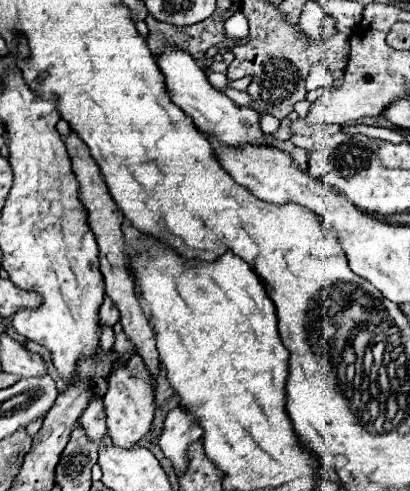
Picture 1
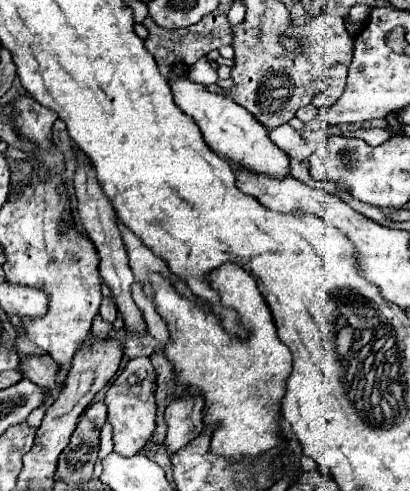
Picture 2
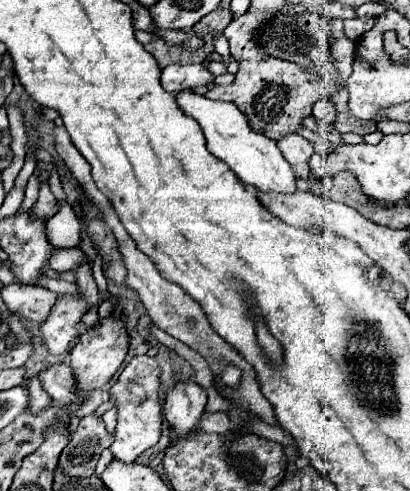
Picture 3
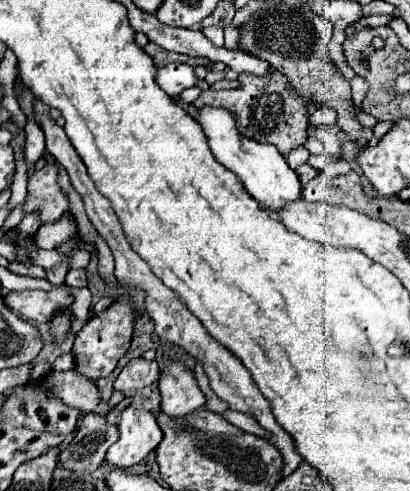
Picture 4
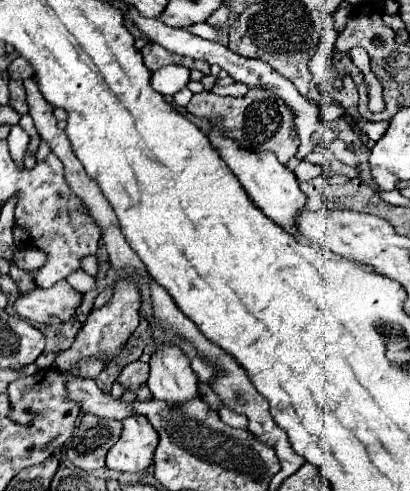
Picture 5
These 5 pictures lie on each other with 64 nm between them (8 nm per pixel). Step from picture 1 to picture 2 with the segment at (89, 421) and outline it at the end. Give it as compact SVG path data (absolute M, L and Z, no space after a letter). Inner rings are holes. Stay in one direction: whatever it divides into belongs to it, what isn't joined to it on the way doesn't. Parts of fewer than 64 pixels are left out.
M98 402L98 404L92 404L88 410L86 410L84 418L88 418L90 422L94 422L98 428L102 428L104 422L107 420L108 410L106 404L104 402ZM88 410L90 410L90 414L88 414ZM102 412L104 412L104 418L102 418Z

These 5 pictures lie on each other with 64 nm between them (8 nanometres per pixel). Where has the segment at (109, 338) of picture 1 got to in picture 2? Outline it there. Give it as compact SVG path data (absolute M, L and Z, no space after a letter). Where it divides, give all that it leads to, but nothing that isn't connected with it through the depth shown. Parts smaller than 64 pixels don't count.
M99 314L95 316L91 326L91 334L95 338L108 339L111 337L111 330L112 324L104 321Z

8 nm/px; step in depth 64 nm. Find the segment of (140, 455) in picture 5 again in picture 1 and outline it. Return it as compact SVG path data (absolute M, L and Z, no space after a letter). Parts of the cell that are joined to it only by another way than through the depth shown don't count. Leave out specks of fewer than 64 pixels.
M134 358L124 366L116 366L114 372L108 376L108 390L102 400L108 414L108 432L112 436L114 446L128 450L136 446L152 428L152 420L154 420L154 386L152 384L154 384L154 378L144 368L140 358Z

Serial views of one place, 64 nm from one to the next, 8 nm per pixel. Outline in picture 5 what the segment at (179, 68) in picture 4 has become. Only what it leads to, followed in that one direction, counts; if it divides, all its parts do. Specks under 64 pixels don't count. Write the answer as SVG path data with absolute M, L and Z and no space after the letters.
M170 64L170 66L164 66L156 72L152 72L150 76L150 84L156 92L160 94L176 94L178 90L186 88L190 80L190 70L184 68L184 66L176 66L176 64Z

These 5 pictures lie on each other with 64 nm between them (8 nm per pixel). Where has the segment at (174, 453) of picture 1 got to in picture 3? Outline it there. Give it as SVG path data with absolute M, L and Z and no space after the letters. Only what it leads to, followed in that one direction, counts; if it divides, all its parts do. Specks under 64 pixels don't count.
M178 382L174 388L166 392L164 402L164 418L172 428L176 428L176 436L186 436L200 420L206 406L206 390L188 382Z

